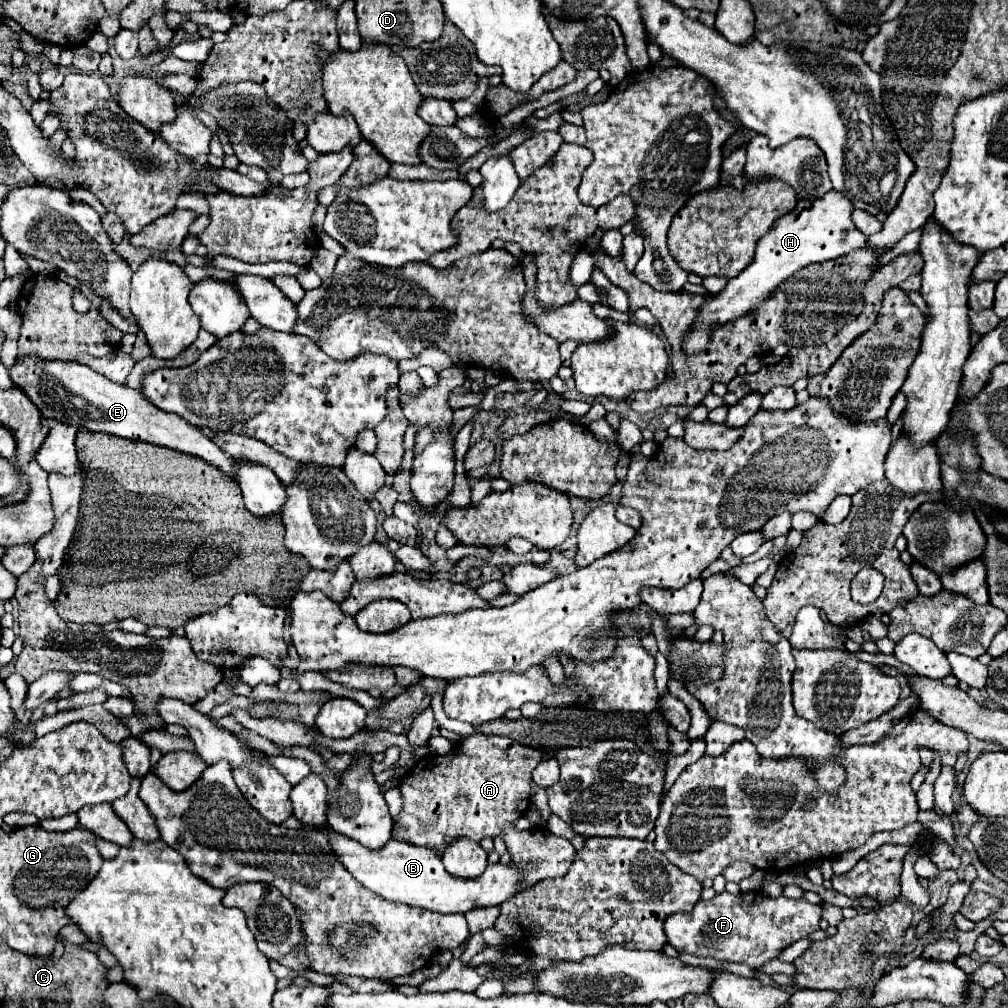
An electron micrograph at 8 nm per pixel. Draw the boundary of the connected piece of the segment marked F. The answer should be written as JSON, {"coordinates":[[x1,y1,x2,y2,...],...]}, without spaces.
{"coordinates":[[722,892,712,900,700,900,694,904,692,912,672,914,666,918,664,932,668,942,678,952,688,952,702,958,746,962,748,966,760,968,766,960,776,958,782,948,820,930,820,914,822,908,810,904,804,898,768,898,762,892,742,892,732,896]]}

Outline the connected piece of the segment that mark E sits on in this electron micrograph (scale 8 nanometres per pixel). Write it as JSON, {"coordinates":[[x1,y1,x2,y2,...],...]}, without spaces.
{"coordinates":[[16,358,16,362,10,366,10,378,30,396,44,418,54,418,64,424,86,428,90,432,106,432,120,438,174,448,218,466,228,476,232,476,234,472,234,460,226,452,218,450,218,446,212,444,208,436,200,434,196,426,192,426,184,418,178,418,178,414,158,410,152,402,146,402,146,396,142,392,114,384,88,366,58,360,42,362,42,358]]}

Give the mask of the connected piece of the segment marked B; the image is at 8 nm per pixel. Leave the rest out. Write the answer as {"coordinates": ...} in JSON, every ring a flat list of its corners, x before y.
{"coordinates":[[328,830,328,836,332,850,334,854,338,854,342,866,346,866,346,870,368,890,392,902,420,906,438,914,464,914,474,908,500,906,524,892,524,870,518,870,514,862,488,864,484,874,480,874,478,878,454,878,448,870,444,870,438,850,428,850,428,846,414,846,408,842,390,840,380,850,368,850,356,840,344,838,342,834,336,834,332,830]]}

